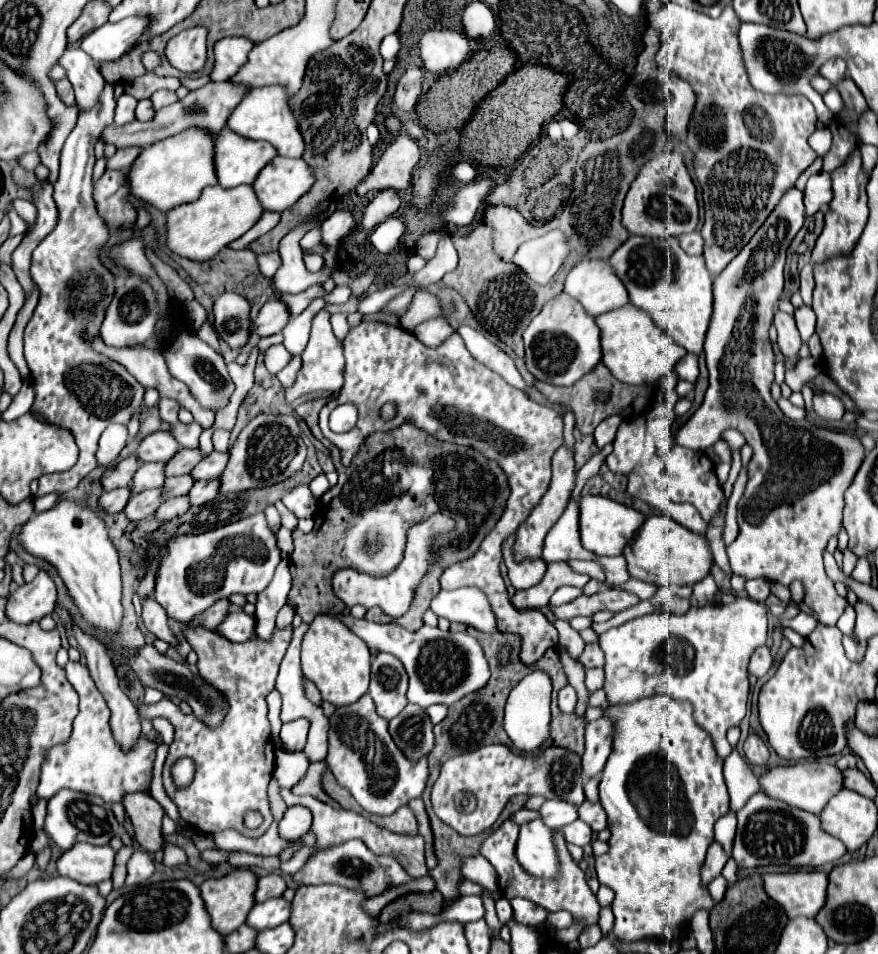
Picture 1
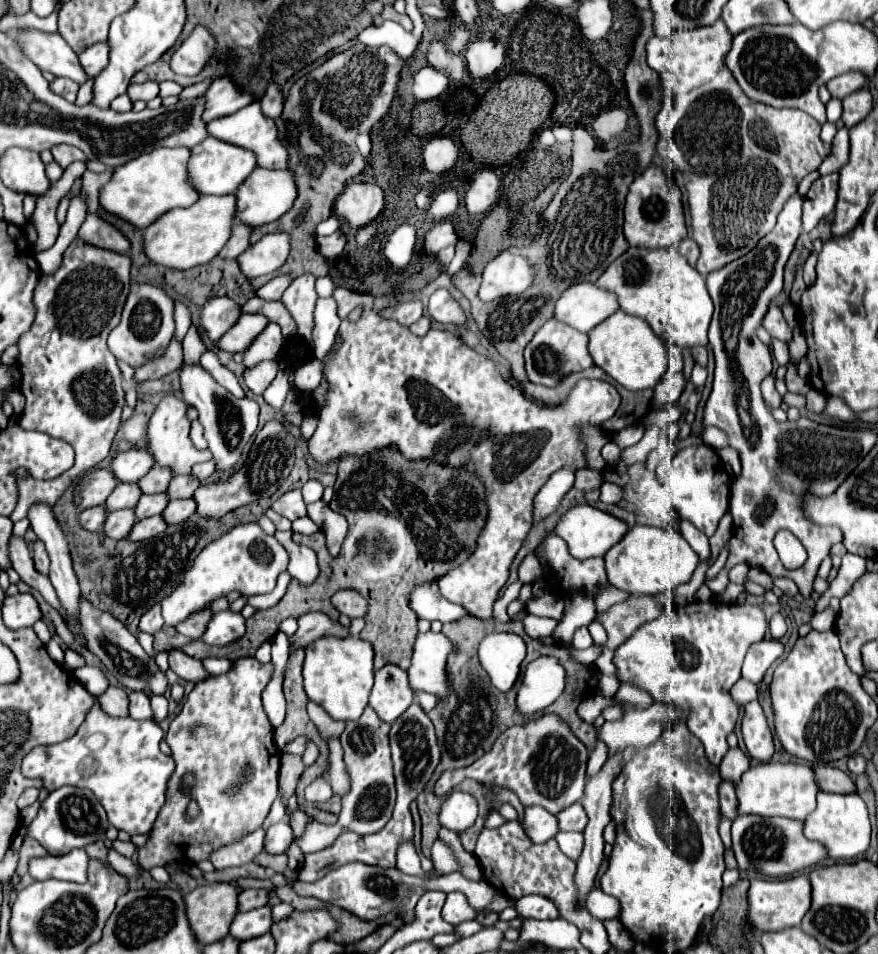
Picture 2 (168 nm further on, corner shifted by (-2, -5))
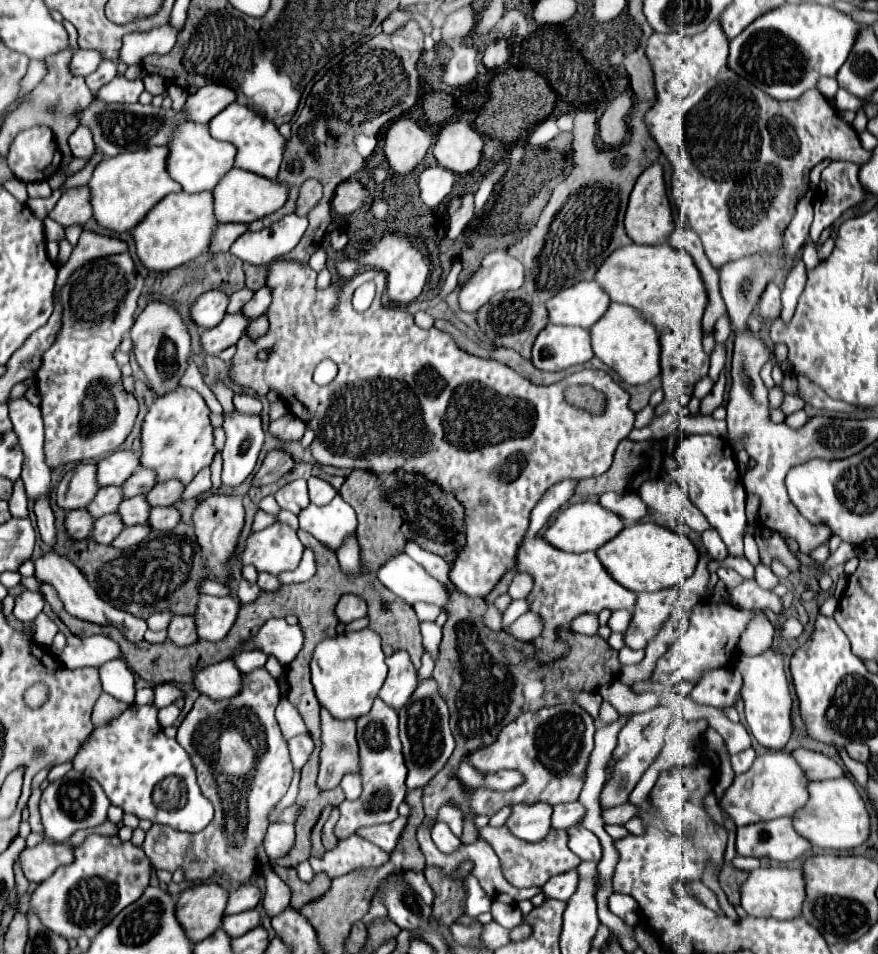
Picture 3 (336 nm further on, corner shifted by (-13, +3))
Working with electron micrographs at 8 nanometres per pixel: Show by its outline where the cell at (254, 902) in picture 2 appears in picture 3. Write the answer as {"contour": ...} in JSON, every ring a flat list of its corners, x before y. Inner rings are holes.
{"contour":[[241,884,229,892,225,914,239,914,245,910,253,910,259,902,261,902,259,888,255,884]]}

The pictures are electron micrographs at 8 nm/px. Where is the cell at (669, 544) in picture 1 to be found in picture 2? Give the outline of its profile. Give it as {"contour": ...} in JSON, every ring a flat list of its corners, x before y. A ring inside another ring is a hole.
{"contour":[[632,526,626,536,606,552,606,574,608,582,630,594,662,594,690,582,696,566,700,564,698,554,690,548,682,534,668,528,656,526]]}

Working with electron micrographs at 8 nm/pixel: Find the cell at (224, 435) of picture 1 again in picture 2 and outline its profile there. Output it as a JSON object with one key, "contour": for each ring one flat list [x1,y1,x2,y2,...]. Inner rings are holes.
{"contour":[[174,396,162,398,162,402,158,404,158,408,152,414,150,424,148,424,148,448,154,454,158,466,170,466,174,470,174,474,188,474,194,464,212,460,208,449,198,450,198,448,194,448,188,432,190,432,190,420,186,418,184,400,174,398]]}

